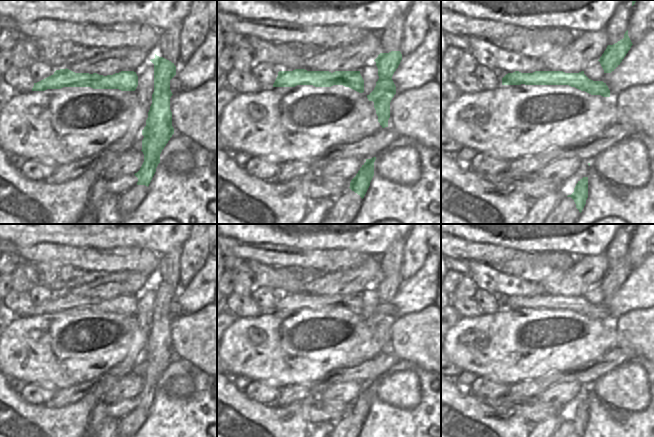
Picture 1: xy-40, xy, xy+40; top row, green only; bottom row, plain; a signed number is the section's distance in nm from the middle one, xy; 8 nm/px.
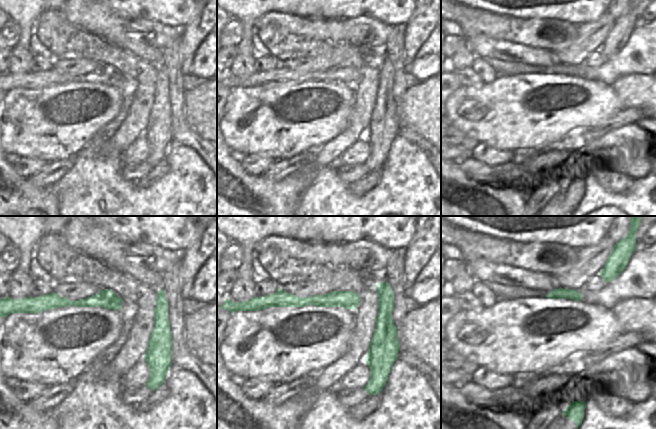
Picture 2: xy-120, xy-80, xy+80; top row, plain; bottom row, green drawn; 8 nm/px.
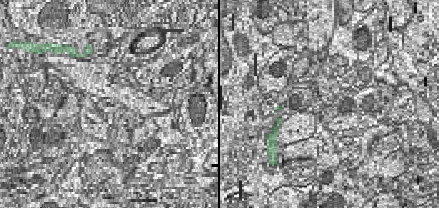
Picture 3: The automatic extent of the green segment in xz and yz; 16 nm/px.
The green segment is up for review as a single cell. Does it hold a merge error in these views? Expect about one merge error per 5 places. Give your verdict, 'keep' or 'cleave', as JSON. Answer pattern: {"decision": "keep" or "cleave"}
{"decision": "cleave"}

